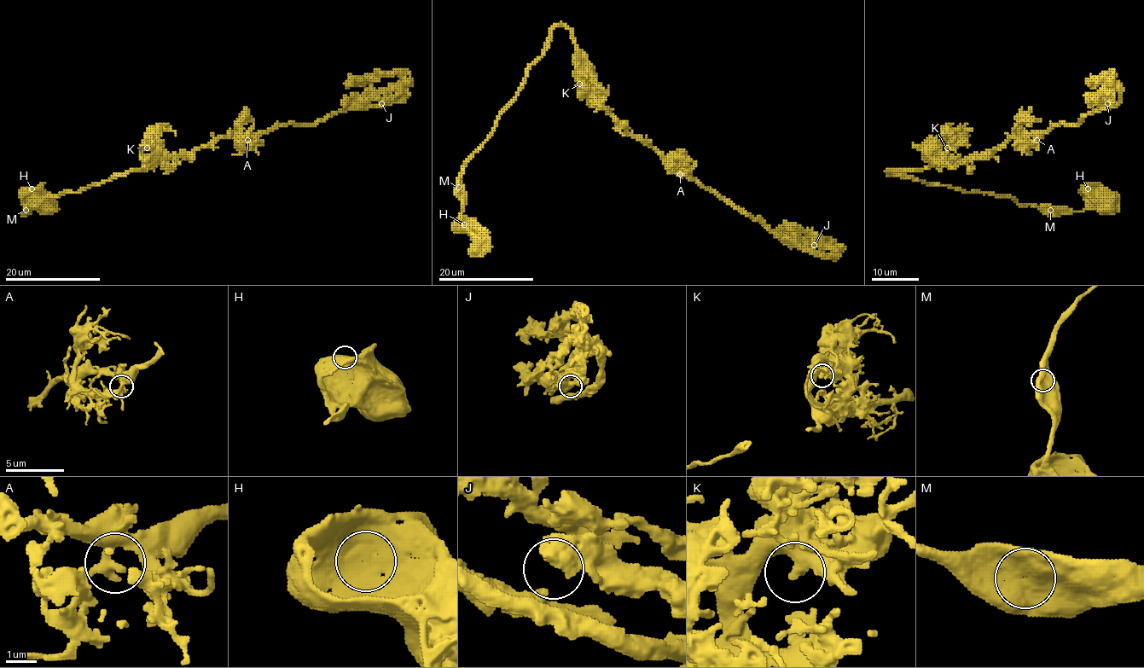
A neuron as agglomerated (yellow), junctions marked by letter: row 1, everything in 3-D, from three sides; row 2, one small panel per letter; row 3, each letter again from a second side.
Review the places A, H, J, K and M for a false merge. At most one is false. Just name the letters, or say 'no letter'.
no letter

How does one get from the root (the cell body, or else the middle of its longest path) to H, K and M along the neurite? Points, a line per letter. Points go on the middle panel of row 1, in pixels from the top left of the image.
H: (481, 246), (485, 242), (464, 224)
K: (481, 246), (485, 241), (461, 221), (462, 166), (490, 133), (554, 26), (563, 25), (572, 35), (579, 84)
M: (481, 246), (485, 241), (478, 238), (461, 221), (462, 196), (458, 187)

